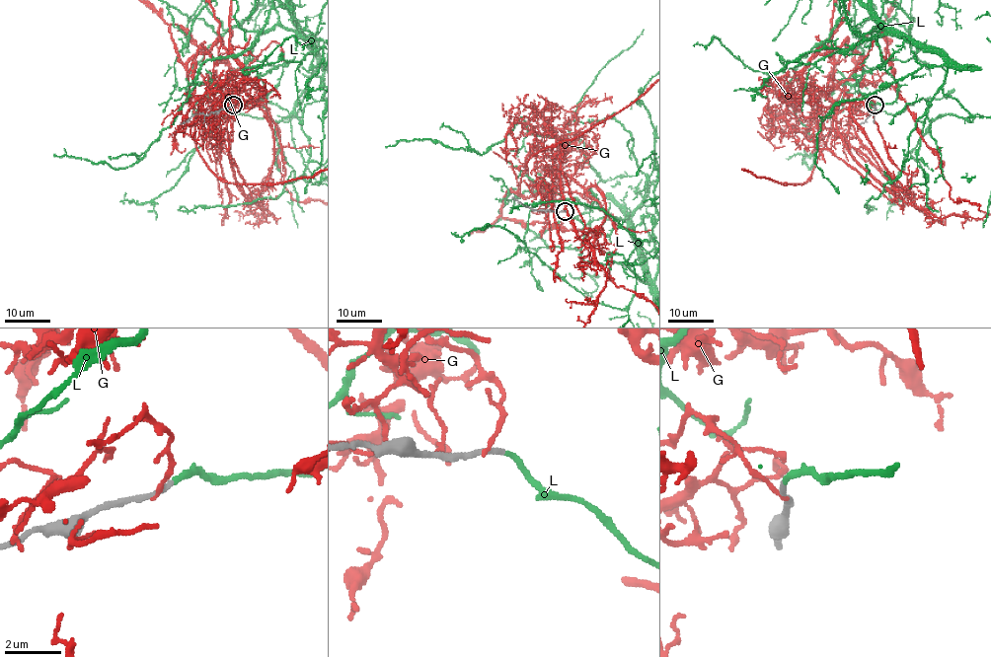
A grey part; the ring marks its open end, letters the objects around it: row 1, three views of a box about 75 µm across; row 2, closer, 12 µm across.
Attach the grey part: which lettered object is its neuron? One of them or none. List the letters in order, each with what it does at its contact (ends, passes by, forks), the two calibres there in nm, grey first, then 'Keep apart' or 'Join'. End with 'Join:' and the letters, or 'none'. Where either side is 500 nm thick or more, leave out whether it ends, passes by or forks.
G: It ends there. Thickness 240 nm (grey) against 140 nm. Keep apart
L: It ends there. Thickness 190 nm (grey) against 200 nm. Join
Join: L

